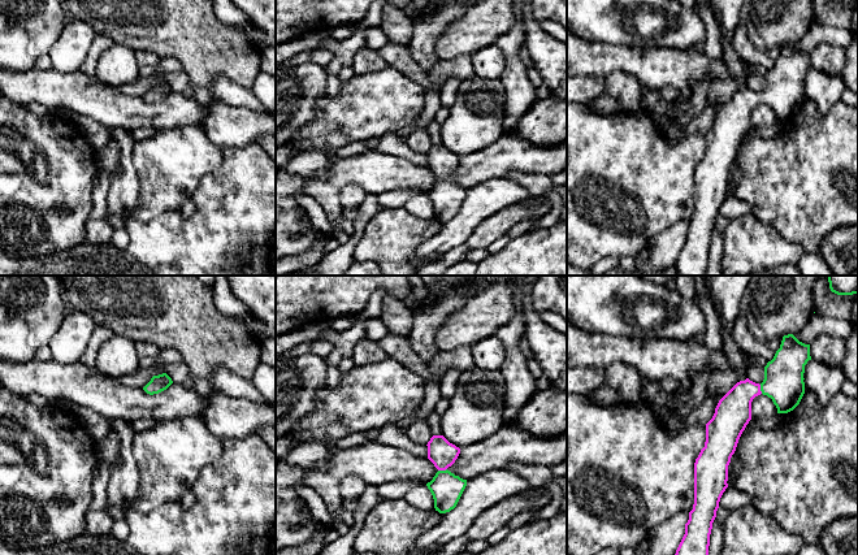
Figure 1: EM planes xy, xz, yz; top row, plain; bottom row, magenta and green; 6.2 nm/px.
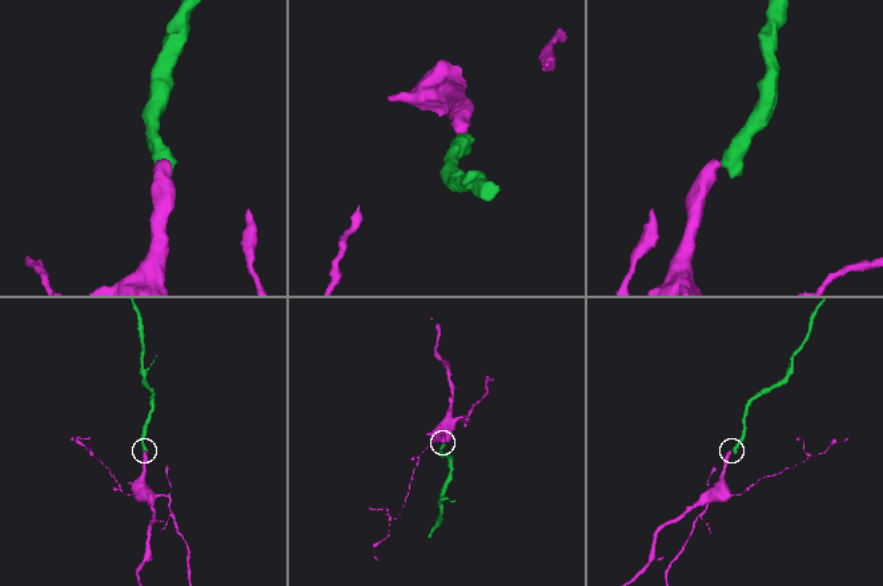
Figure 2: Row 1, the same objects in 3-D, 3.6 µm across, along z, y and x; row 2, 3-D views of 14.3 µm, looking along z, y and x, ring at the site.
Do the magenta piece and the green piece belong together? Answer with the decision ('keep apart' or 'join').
join

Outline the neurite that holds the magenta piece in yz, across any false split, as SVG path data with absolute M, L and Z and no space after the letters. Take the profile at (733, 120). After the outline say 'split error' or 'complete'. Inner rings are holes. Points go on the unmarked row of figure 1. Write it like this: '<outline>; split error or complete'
M793 43L784 44L780 57L776 60L774 68L764 75L763 91L759 94L750 90L749 87L746 87L745 90L740 90L719 109L712 127L706 133L705 156L701 159L694 172L694 213L693 218L689 221L689 229L685 233L685 243L675 263L677 276L706 276L712 231L716 226L720 207L728 196L728 174L731 172L732 164L736 160L742 140L751 129L753 108L763 103L772 108L774 113L777 117L777 122L788 122L793 120L800 113L805 103L803 82L805 74L809 69L811 69L810 53L800 51Z; split error

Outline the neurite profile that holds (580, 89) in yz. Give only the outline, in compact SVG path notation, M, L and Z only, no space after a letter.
M567 77L567 103L586 105L603 94L606 94L606 81L602 77Z

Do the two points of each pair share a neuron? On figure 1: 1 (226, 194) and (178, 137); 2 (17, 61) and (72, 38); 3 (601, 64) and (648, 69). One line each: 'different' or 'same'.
1: different
2: different
3: same

